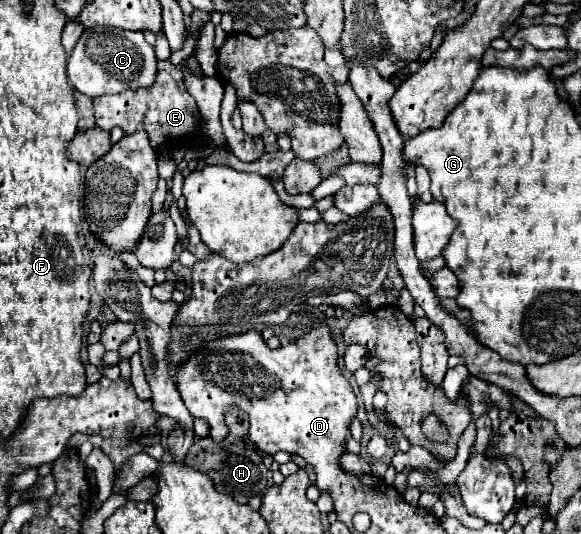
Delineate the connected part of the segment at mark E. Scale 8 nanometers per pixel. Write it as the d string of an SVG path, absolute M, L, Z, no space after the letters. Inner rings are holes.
M170 60L166 62L158 62L158 76L156 76L156 82L146 88L146 90L126 90L126 92L120 92L120 94L114 94L114 96L102 96L102 98L94 98L94 110L96 110L96 124L102 128L102 130L112 130L114 126L120 126L126 134L132 134L136 130L144 130L148 132L150 136L150 144L154 148L162 146L164 142L174 142L174 140L180 140L180 138L194 138L196 134L200 134L200 114L198 114L198 108L192 100L192 96L186 92L184 88L184 80L182 80L182 68L184 64L180 66L174 66Z

